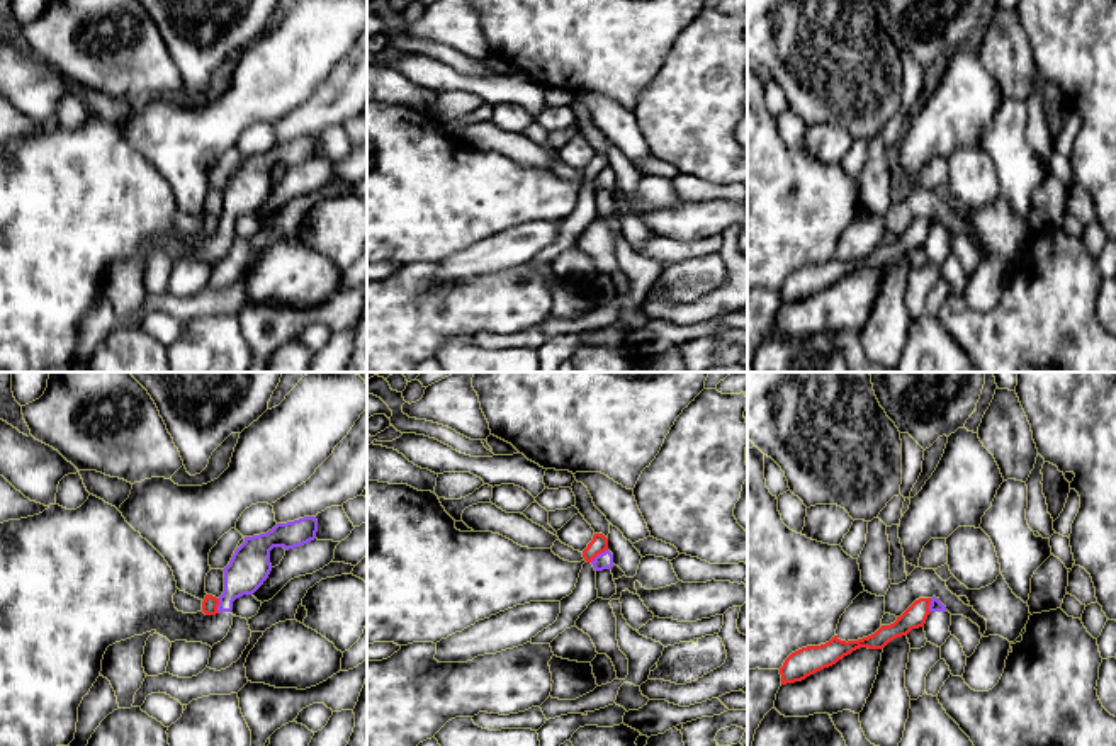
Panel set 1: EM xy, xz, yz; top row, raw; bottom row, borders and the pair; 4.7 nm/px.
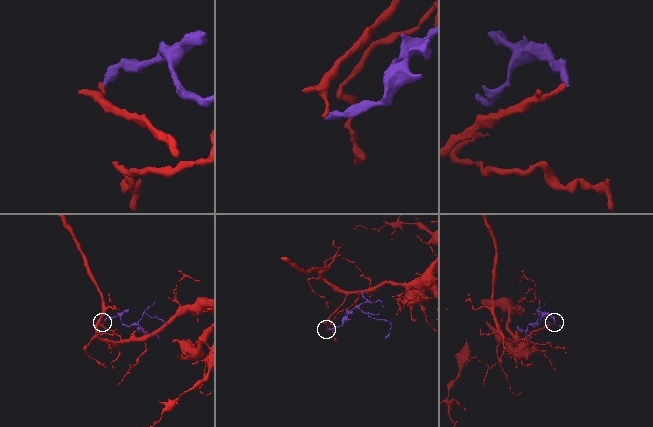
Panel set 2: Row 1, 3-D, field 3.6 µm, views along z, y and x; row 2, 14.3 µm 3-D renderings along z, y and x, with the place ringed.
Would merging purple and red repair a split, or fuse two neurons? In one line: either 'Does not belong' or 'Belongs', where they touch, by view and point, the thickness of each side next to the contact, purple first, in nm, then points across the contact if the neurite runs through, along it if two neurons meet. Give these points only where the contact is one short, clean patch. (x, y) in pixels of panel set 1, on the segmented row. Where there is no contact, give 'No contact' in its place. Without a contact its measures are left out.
Does not belong. Touches purple at xz (598, 554). Thickness 80 nm (purple) against 80 nm. Boundary: xz (607, 549), (590, 561)

